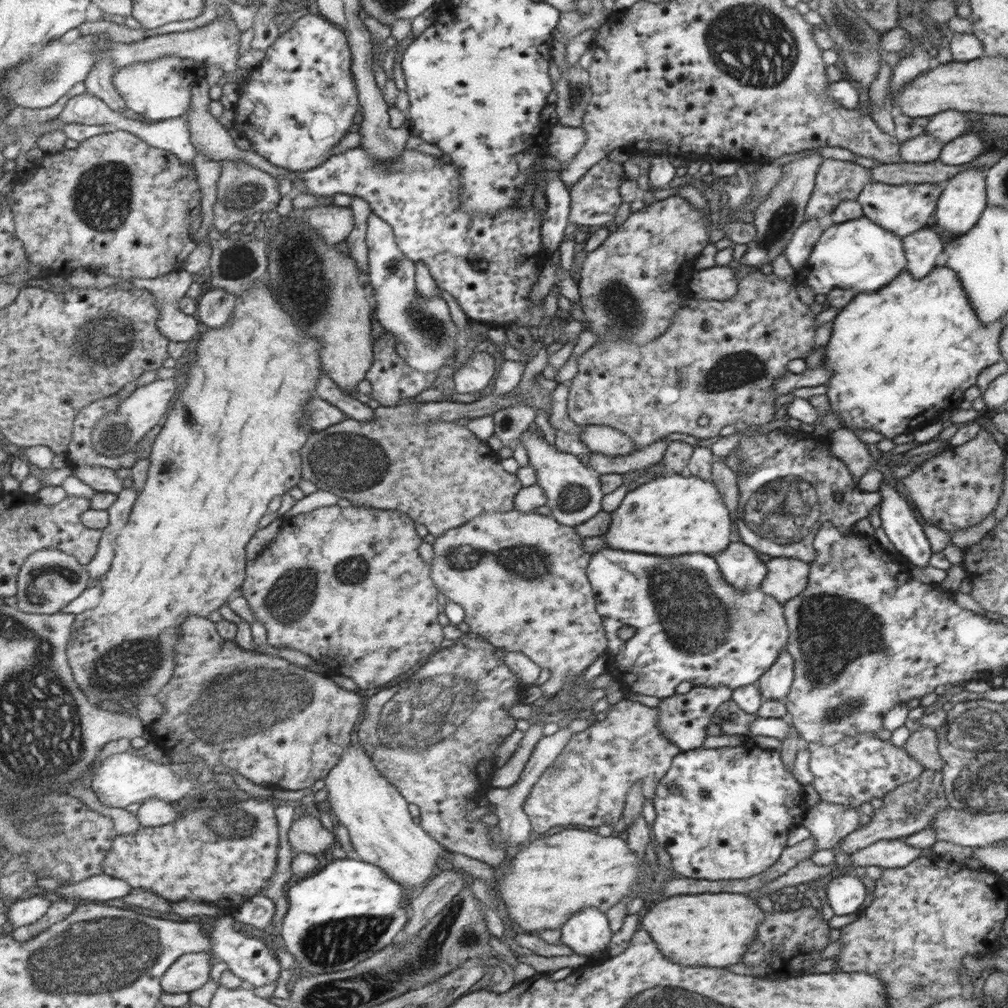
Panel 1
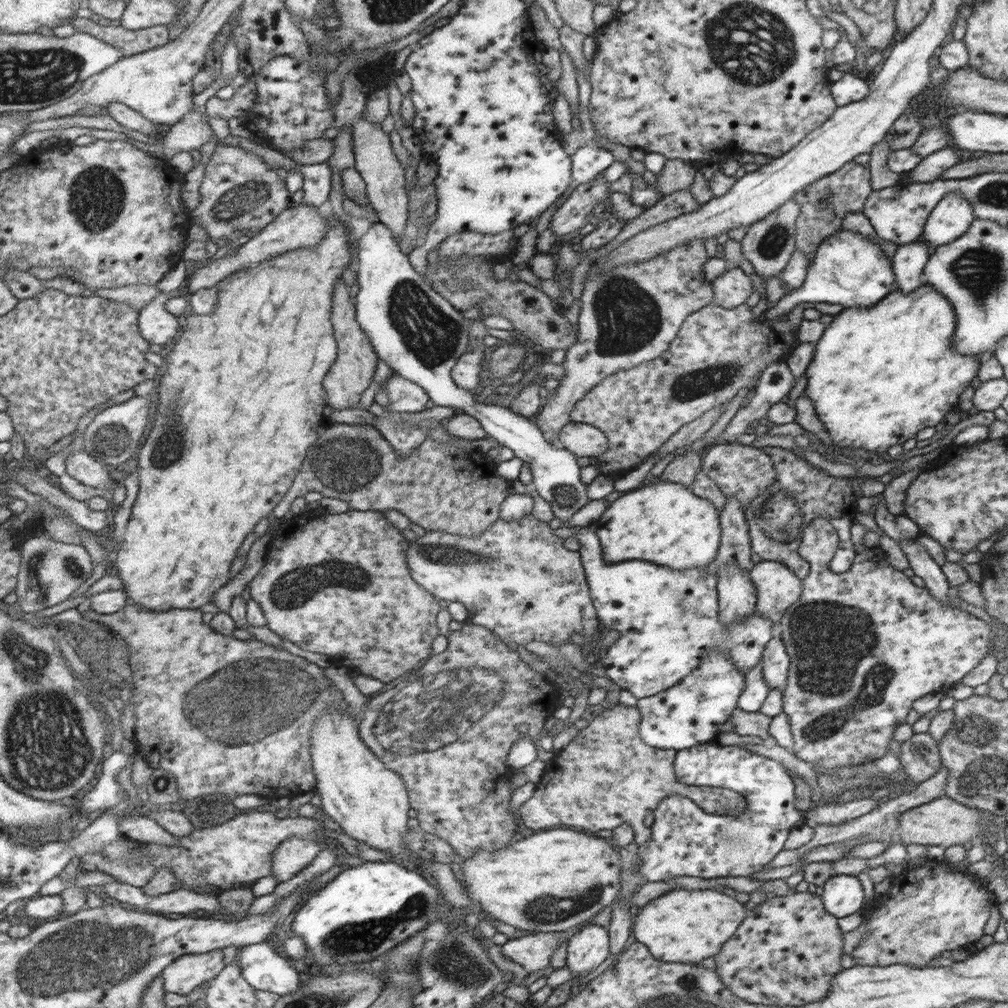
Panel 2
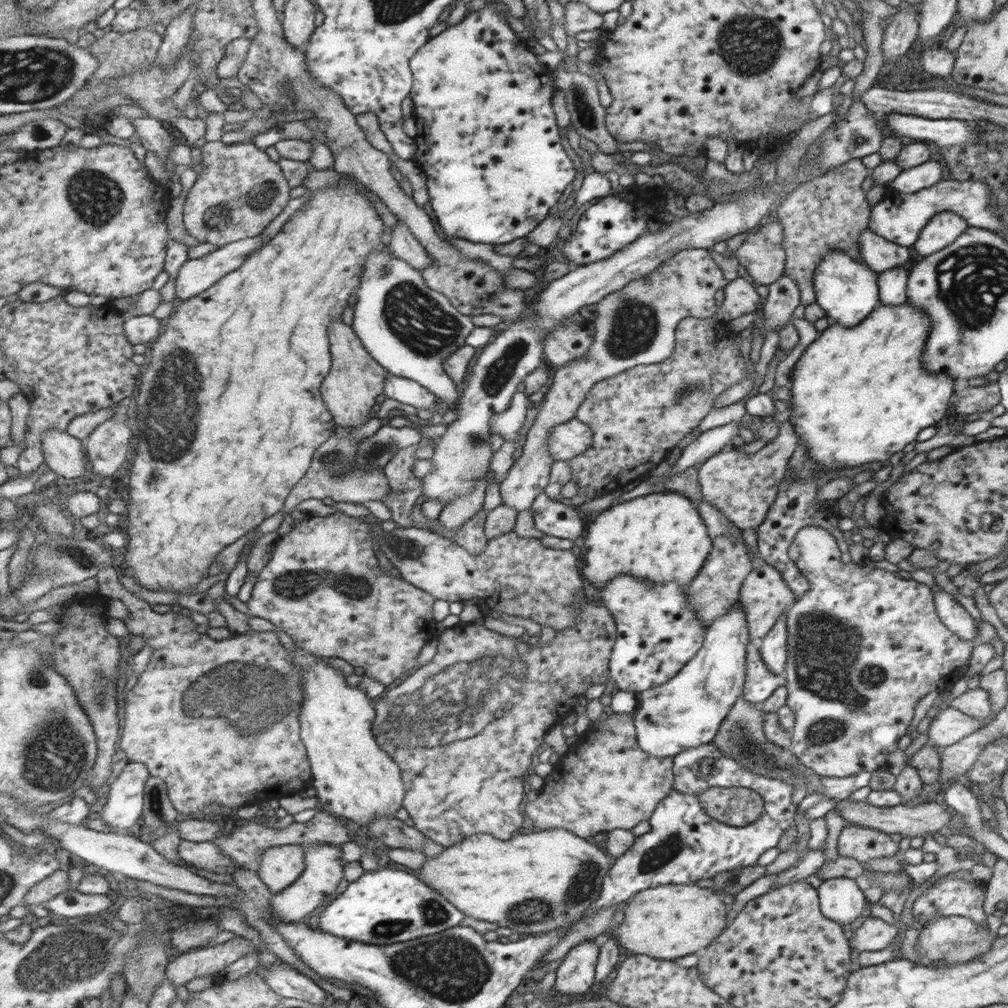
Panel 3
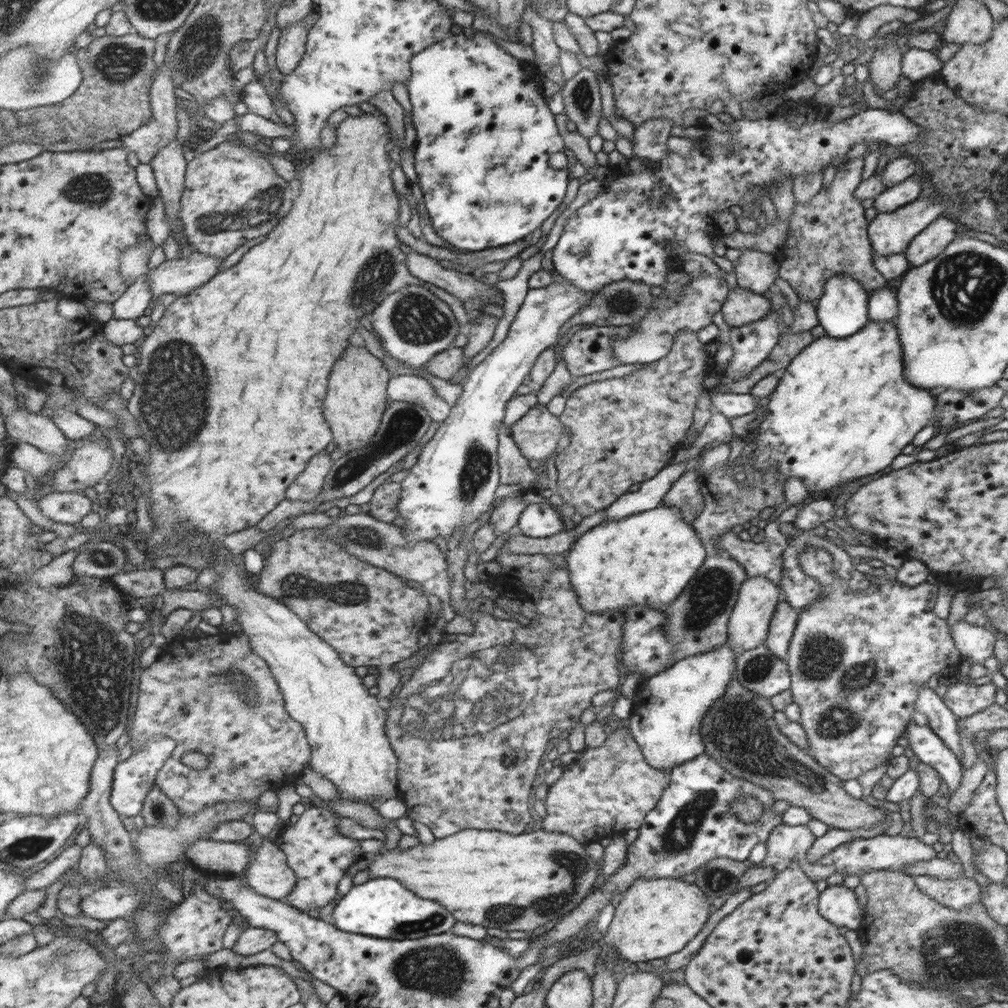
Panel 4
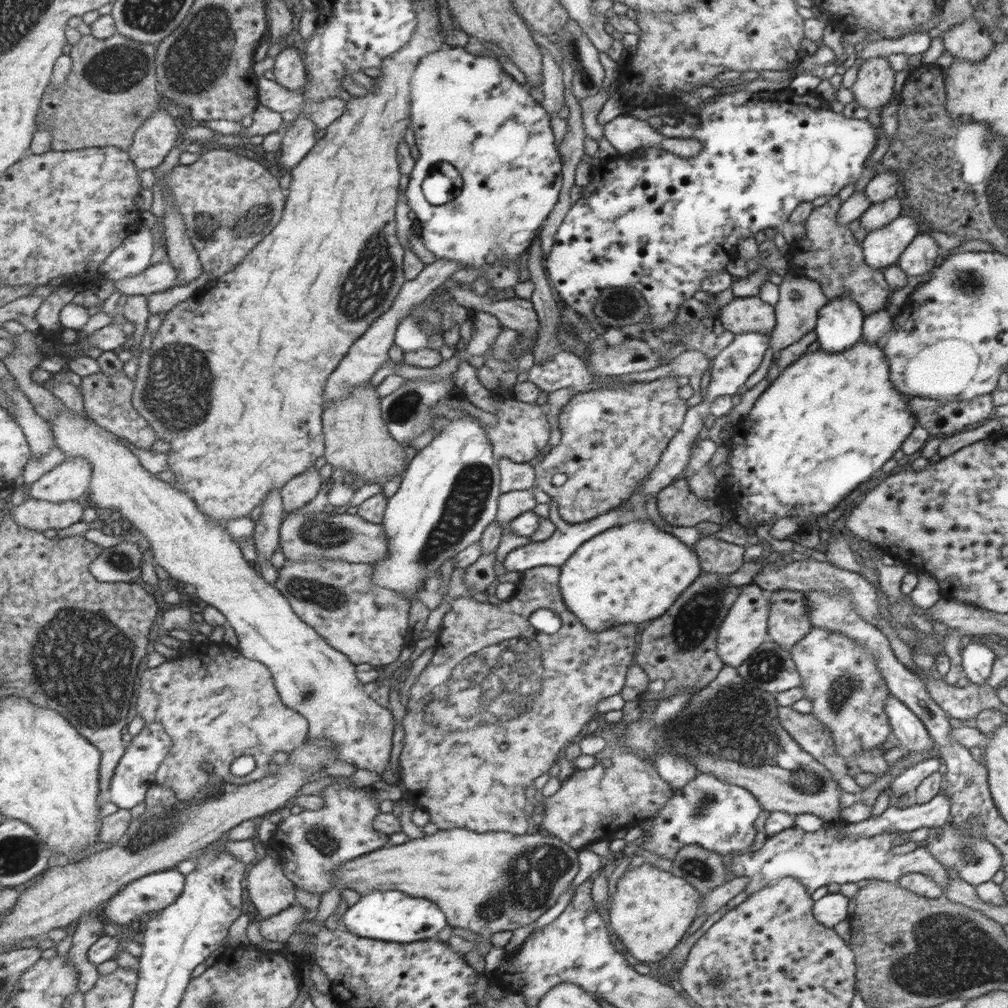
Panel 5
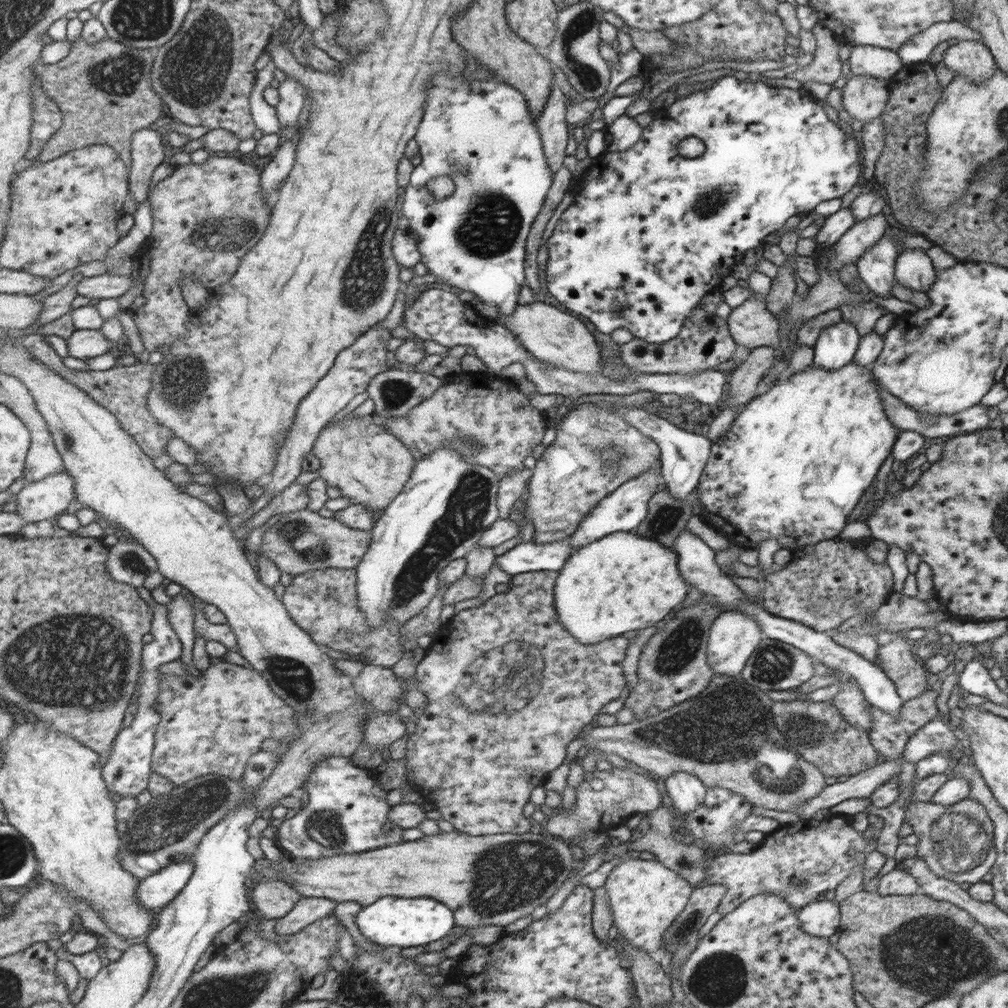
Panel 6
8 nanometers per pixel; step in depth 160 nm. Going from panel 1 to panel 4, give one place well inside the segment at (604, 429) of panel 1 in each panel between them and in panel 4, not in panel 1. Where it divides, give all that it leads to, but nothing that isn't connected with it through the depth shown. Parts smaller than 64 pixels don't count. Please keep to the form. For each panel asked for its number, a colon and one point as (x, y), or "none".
2: (579, 439)
3: (566, 440)
4: (535, 434)

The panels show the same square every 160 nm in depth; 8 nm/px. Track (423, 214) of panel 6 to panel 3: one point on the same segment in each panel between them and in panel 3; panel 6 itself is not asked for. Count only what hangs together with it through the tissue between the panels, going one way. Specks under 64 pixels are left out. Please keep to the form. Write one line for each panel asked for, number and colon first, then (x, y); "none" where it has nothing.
3: (455, 76)
4: (465, 94)
5: (467, 114)

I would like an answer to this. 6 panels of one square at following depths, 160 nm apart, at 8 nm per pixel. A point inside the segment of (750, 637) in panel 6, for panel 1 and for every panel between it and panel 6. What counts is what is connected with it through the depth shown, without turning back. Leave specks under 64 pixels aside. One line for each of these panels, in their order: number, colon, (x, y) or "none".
1: (785, 578)
2: (777, 588)
3: (764, 596)
4: (758, 597)
5: (745, 628)

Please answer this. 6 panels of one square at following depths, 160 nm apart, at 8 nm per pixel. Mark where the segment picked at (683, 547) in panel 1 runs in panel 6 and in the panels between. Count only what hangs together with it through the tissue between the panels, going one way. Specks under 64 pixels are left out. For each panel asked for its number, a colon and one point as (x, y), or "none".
2: (664, 523)
3: (658, 537)
4: (647, 559)
5: (632, 573)
6: (623, 583)

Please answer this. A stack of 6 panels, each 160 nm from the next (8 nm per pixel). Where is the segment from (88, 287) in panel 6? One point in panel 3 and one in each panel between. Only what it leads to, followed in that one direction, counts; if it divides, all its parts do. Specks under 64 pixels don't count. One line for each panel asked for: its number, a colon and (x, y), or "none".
3: (197, 275)
4: (182, 276)
5: (157, 278)

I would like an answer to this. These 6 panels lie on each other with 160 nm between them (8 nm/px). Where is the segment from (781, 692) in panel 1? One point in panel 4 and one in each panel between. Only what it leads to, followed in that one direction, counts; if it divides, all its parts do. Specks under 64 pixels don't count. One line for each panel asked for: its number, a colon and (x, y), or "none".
2: (775, 661)
3: (773, 649)
4: (782, 626)

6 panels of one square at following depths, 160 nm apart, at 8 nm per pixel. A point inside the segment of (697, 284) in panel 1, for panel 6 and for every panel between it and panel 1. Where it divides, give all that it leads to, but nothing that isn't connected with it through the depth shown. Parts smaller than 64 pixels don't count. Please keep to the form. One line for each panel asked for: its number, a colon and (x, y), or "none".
2: (732, 288)
3: (739, 297)
4: (742, 306)
5: (750, 314)
6: (751, 325)

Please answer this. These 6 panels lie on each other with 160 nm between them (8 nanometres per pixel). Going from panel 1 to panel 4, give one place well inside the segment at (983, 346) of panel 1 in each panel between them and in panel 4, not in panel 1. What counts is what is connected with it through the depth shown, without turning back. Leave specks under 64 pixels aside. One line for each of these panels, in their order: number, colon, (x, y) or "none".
2: (878, 375)
3: (857, 395)
4: (840, 411)

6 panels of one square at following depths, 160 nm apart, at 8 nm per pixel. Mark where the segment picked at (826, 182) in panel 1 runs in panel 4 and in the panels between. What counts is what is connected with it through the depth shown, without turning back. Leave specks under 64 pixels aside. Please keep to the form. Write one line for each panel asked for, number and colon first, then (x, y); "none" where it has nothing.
2: (823, 205)
3: (829, 212)
4: (827, 235)

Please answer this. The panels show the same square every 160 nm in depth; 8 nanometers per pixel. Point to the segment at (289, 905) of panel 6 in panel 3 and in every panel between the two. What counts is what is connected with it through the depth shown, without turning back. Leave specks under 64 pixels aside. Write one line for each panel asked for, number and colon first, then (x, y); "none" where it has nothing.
3: (280, 866)
4: (270, 873)
5: (270, 889)

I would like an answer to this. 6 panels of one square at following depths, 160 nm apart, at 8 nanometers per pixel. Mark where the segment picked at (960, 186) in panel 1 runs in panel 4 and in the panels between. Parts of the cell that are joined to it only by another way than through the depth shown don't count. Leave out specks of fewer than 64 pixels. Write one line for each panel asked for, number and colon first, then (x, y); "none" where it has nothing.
2: (950, 219)
3: (945, 227)
4: (937, 236)

